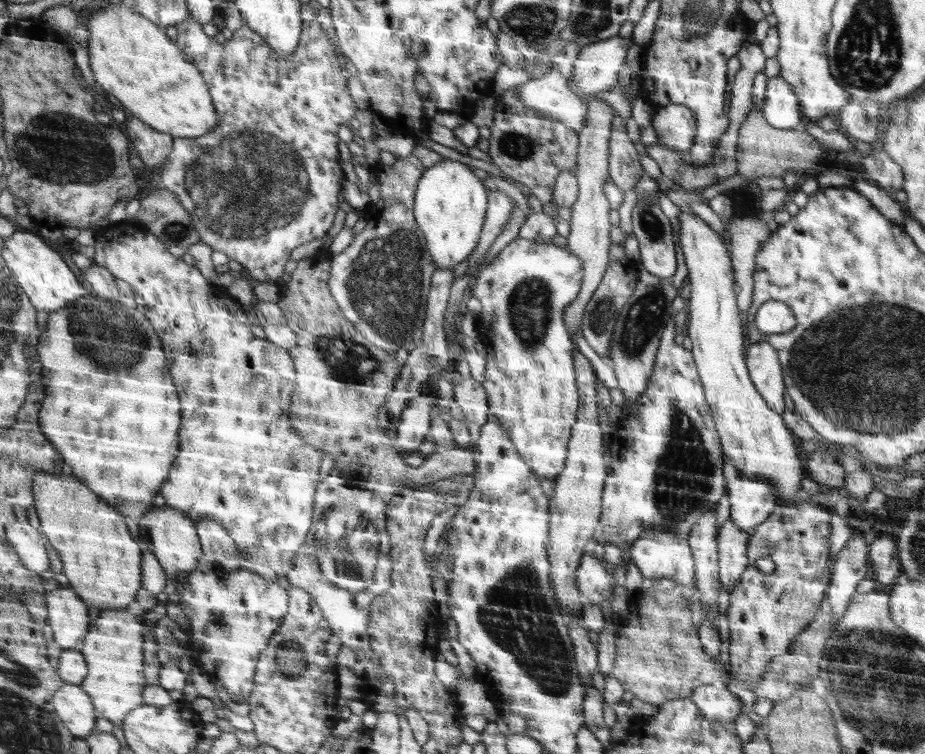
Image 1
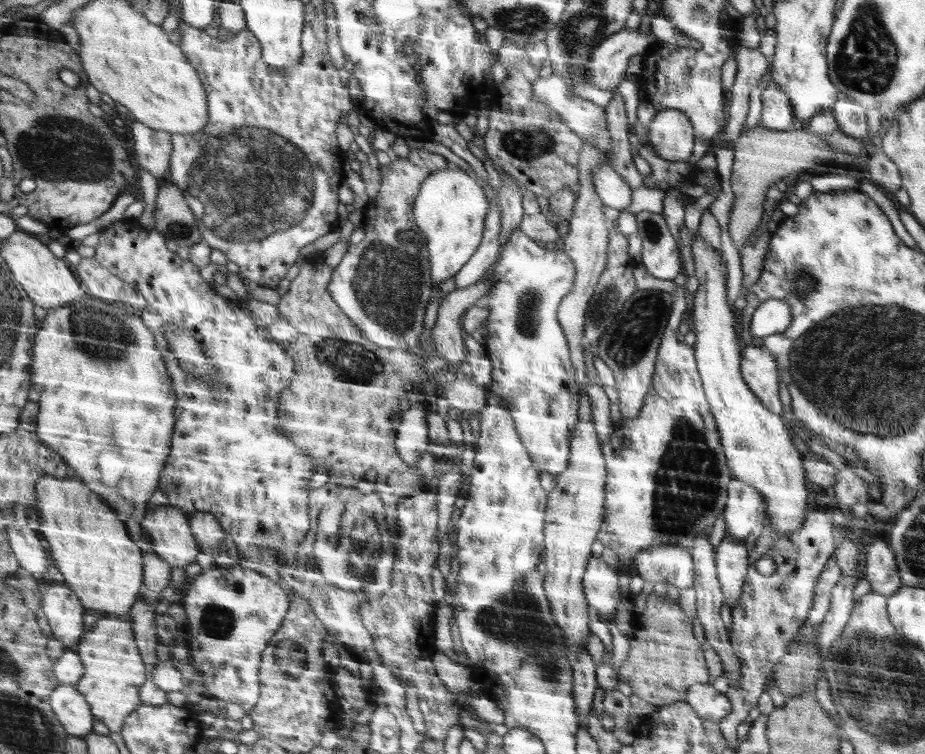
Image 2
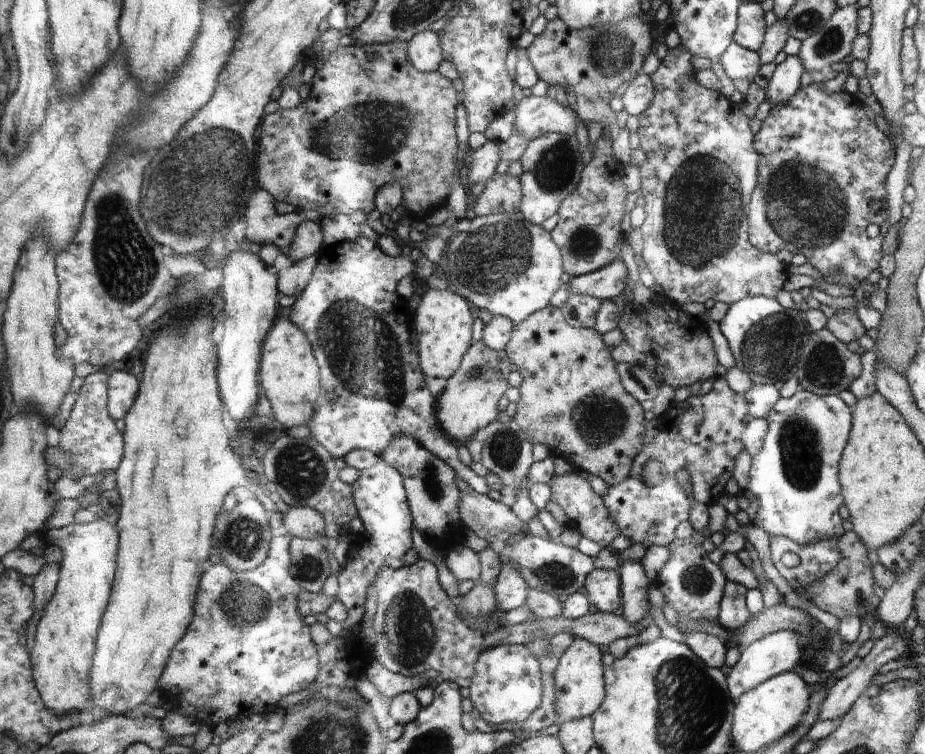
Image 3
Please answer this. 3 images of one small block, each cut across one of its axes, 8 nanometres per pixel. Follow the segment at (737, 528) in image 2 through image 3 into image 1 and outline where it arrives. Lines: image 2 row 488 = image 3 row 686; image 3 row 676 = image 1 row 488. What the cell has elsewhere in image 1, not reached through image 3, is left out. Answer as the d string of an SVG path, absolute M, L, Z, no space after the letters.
M733 474L727 496L729 518L743 532L761 526L779 508L779 498L765 478L741 478Z

